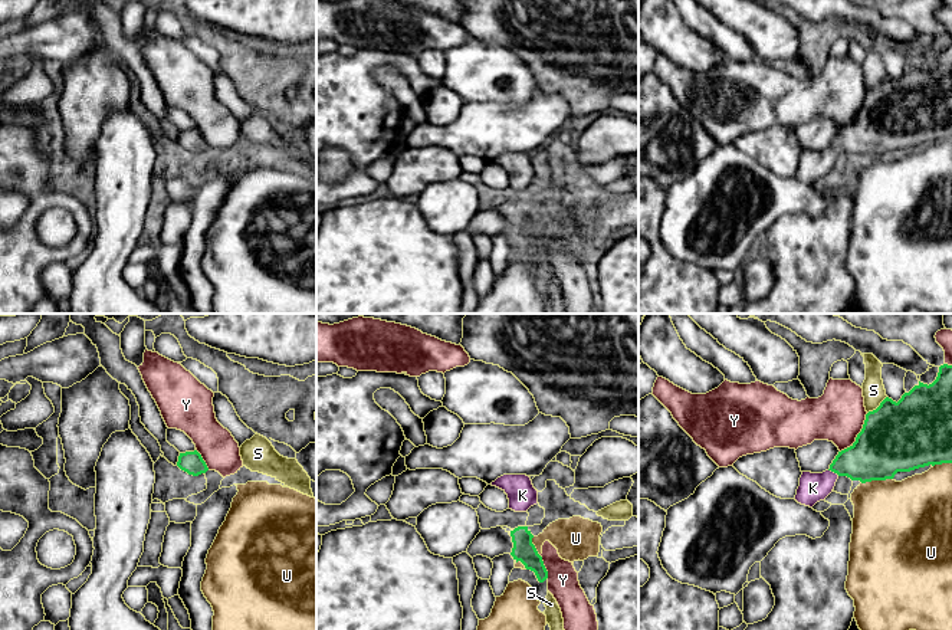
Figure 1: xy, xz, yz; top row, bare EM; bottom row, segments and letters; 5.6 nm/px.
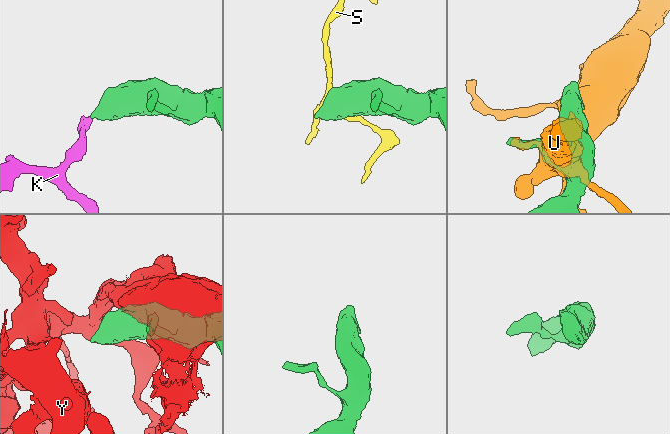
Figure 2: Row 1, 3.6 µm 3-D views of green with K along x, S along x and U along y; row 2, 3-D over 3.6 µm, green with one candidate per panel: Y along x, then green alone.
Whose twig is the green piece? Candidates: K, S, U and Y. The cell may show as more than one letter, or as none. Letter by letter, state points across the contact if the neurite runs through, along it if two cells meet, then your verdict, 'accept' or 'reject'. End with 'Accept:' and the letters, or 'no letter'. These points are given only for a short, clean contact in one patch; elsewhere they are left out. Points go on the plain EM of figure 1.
K: way yz (875, 133), (834, 150), (821, 163), (813, 166); accept
S: reject
U: reject
Y: reject
Accept: K

